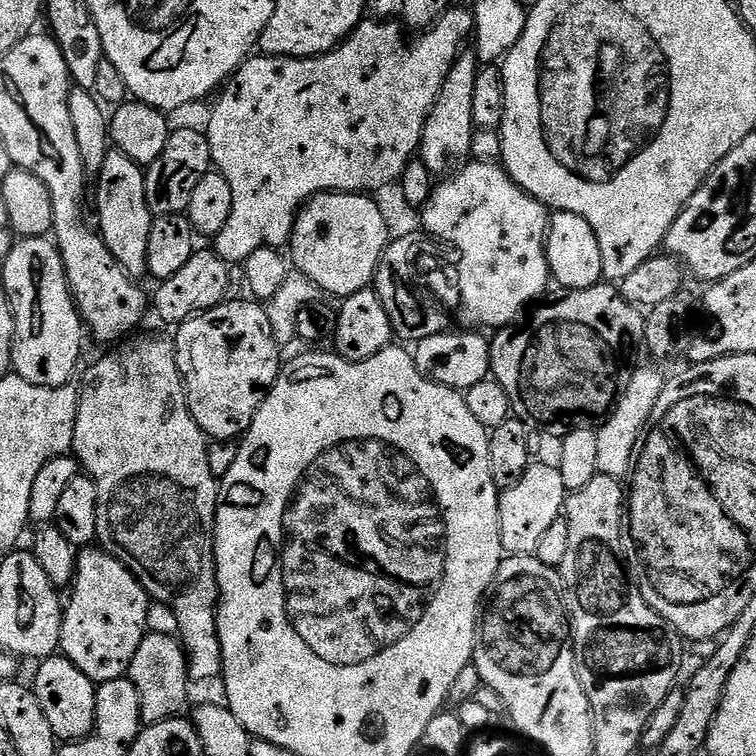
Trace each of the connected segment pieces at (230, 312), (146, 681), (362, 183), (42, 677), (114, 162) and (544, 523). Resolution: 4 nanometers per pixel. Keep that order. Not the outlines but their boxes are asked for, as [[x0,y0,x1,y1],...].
[[174,298,281,441],[127,631,189,725],[206,6,473,266],[34,654,96,742],[94,150,154,278],[498,463,569,554]]

